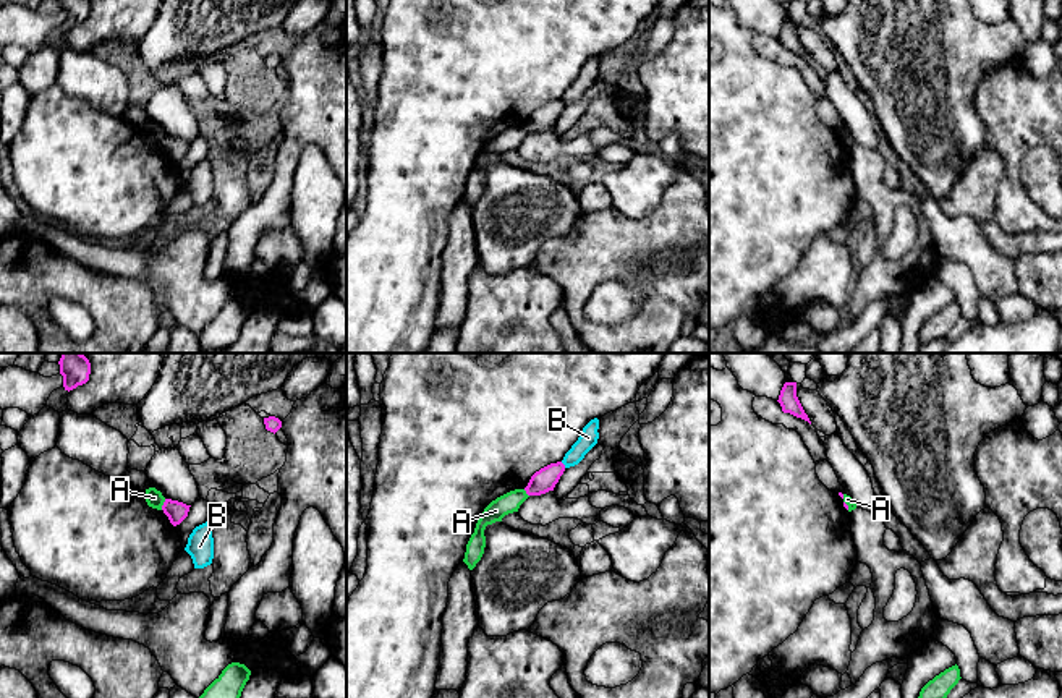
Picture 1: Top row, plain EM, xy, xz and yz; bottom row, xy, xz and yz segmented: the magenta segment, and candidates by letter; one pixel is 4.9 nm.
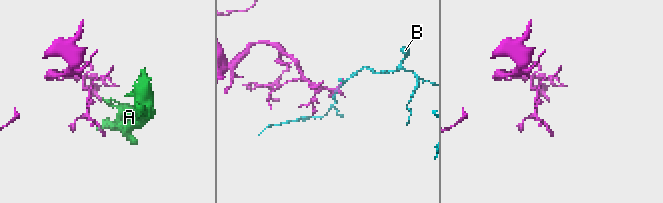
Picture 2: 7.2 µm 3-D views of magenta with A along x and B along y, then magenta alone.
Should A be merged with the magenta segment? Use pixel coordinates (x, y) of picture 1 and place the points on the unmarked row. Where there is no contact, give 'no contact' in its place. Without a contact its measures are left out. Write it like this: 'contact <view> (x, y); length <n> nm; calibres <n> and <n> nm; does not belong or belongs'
contact xy (164, 141); length 60 nm; calibres 100 and 90 nm; does not belong

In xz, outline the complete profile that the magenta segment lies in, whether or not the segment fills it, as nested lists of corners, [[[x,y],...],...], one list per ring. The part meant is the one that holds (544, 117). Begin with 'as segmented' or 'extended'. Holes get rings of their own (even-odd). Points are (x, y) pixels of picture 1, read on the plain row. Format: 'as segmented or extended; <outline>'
as segmented; [[[562,99],[550,100],[541,105],[531,113],[528,123],[525,125],[526,131],[541,133],[549,128],[554,128],[563,109],[565,109],[565,102]]]

